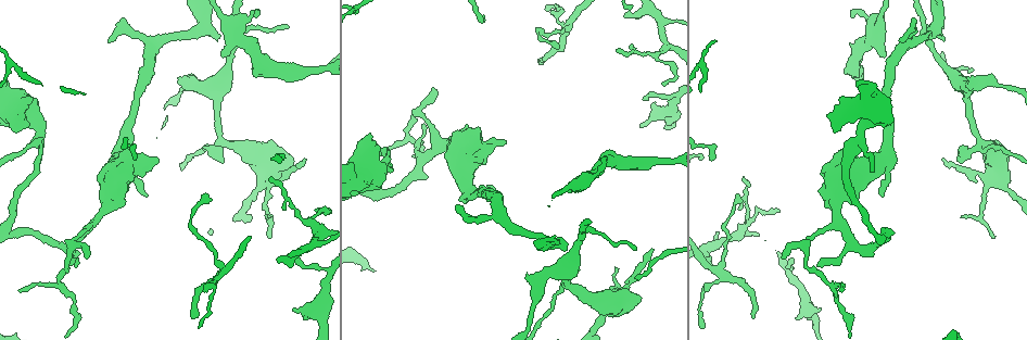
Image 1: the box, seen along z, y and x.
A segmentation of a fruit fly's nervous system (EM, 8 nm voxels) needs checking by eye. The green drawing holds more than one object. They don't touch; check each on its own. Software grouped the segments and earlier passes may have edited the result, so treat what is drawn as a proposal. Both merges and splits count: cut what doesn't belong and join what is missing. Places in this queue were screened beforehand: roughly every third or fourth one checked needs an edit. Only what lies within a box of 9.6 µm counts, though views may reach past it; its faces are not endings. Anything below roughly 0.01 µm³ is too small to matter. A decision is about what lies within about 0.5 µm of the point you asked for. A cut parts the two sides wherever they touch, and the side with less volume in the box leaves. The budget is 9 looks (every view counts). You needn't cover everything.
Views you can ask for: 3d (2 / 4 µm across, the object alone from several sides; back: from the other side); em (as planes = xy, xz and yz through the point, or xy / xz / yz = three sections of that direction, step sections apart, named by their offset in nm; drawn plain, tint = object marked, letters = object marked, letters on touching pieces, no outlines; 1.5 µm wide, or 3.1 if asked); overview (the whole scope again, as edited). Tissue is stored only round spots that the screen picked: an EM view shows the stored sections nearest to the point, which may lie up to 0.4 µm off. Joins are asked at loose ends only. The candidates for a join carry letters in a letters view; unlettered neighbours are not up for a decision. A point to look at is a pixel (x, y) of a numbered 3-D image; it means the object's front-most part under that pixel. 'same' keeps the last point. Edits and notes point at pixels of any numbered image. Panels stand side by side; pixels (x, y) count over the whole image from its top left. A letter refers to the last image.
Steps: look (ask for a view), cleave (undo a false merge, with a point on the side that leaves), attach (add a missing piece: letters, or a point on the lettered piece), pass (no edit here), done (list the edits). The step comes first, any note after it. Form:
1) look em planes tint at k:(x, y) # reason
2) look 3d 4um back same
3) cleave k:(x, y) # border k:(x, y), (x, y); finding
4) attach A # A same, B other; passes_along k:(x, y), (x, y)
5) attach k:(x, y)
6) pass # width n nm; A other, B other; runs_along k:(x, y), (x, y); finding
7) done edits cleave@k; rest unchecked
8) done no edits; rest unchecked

look 3d 2um at 1:(109, 42) # tapers out

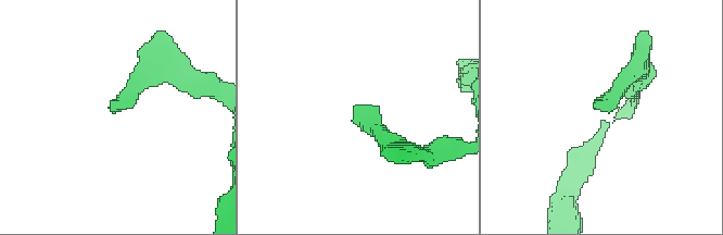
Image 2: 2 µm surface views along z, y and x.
look em xz step 4 letters at 2:(354, 121) # now the EM

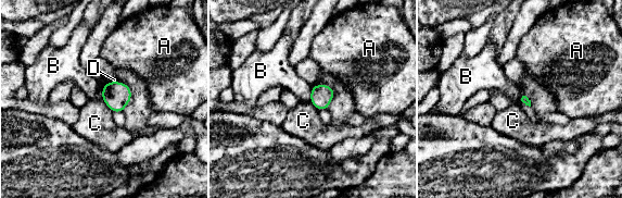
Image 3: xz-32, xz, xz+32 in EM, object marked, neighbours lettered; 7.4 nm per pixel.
look em planes letters same # another direction

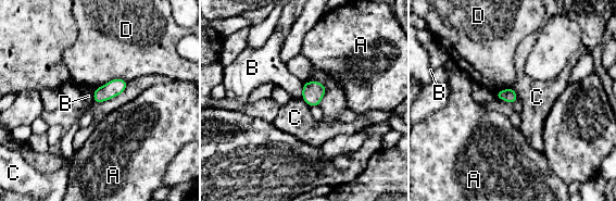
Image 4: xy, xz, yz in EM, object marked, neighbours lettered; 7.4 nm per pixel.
pass # width 100 nm; A other, B other, C other, D other; no lettered piece goes on from it

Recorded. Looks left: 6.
look 3d 2um at 1:(558, 47) # long arm stops here

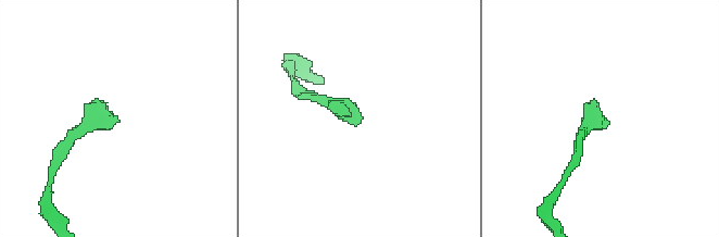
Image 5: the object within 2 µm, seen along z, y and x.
look em planes tint at 5:(113, 120)

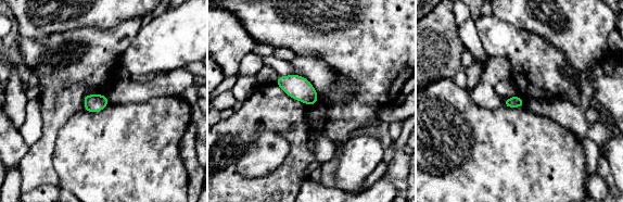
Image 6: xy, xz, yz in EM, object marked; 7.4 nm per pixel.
look em planes letters same # see the neighbours

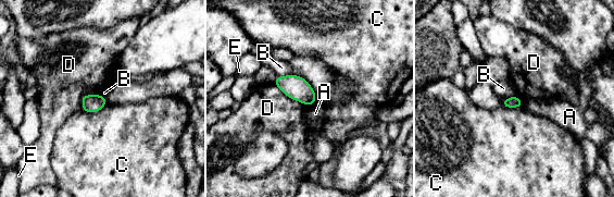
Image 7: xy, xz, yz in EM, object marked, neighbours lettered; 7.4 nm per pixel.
pass # width 90 nm; longest_contact D 320 nm; A other, B other, C other, D other, E other; none of them fits

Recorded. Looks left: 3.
look em planes letters at 1:(654, 250) # branch stops here

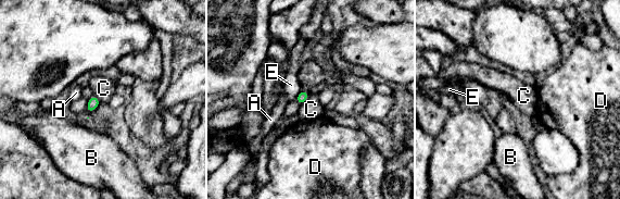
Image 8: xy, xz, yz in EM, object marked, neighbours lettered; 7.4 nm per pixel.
pass # A other, B other, C other, D other, E other; border 8:(308, 95), (300, 106); no lettered piece goes on from it

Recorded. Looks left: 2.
look em yz step 4 letters at 1:(752, 318) # branch stops here

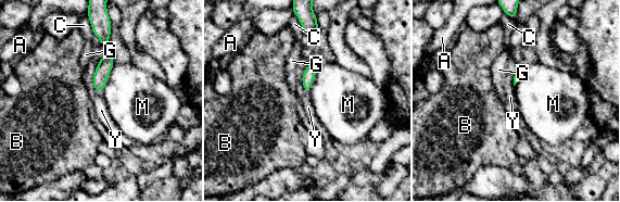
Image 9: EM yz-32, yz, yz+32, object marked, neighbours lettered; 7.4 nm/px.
attach 9:(514, 65) # A other, B other, C other, G other, M other, Y same; passes_along 9:(517, 76), (514, 77), (514, 65); the neuron continues

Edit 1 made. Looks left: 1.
done edits attach@9; rest unchecked

